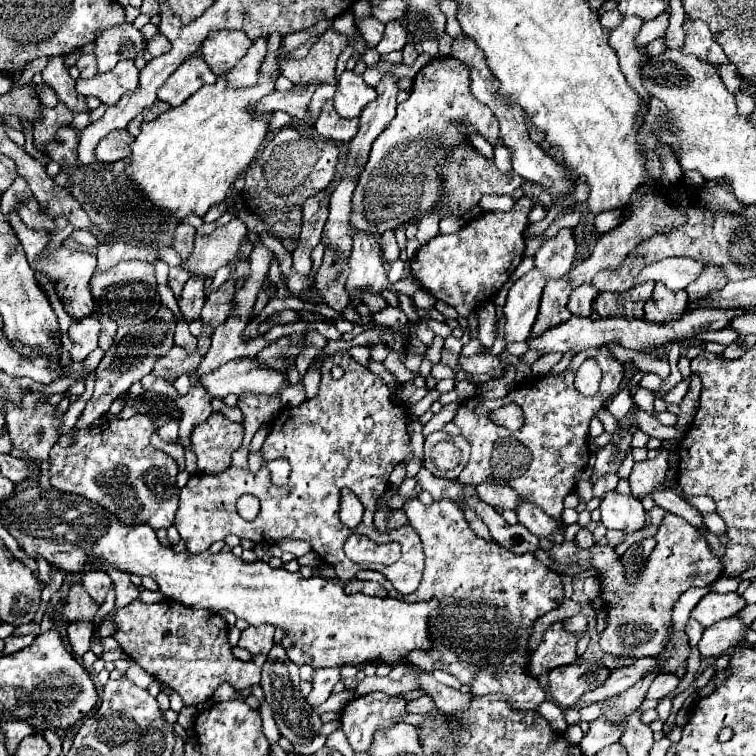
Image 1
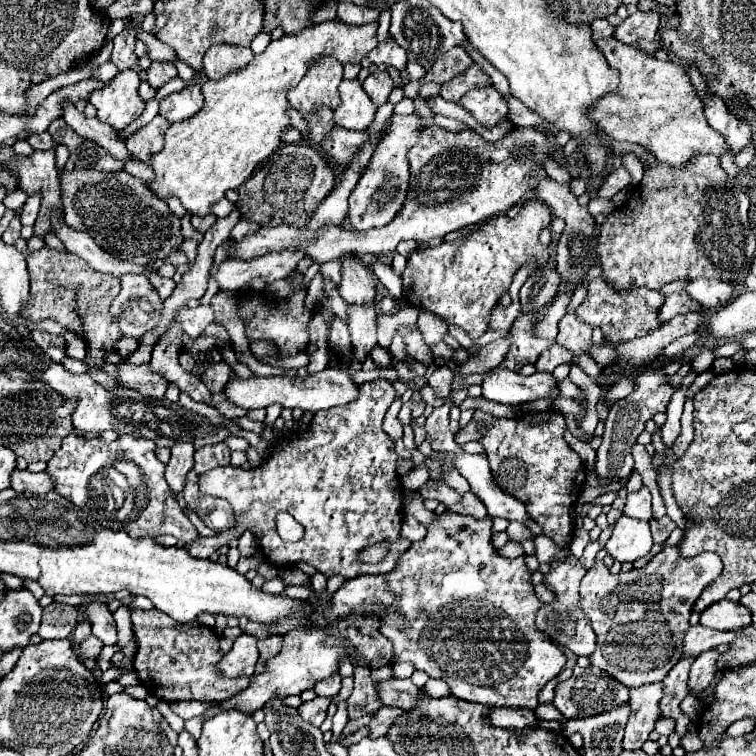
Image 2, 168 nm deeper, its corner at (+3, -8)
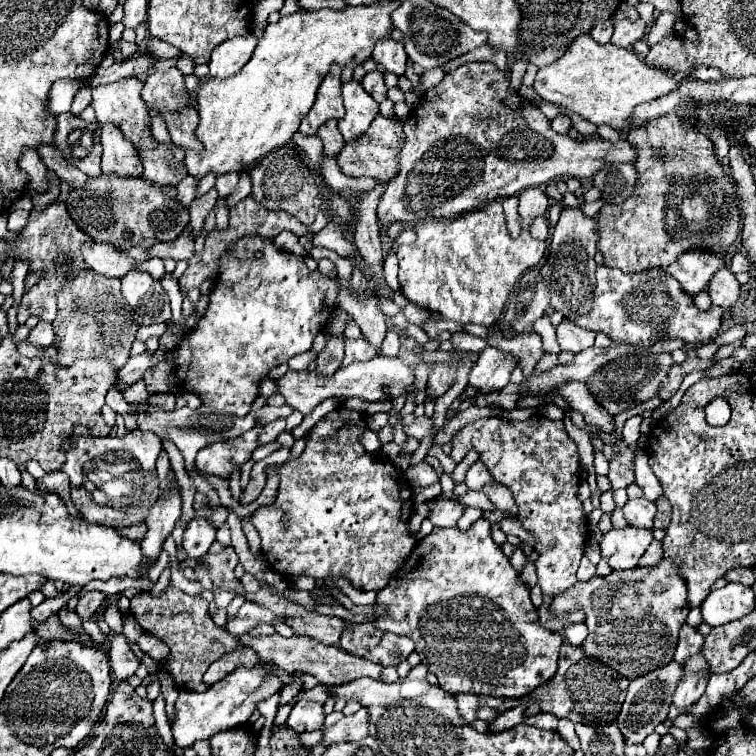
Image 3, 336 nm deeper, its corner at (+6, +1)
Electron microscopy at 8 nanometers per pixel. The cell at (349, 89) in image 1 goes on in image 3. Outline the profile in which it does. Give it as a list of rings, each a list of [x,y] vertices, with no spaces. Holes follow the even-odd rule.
[[[347,81],[341,89],[345,101],[345,115],[339,119],[339,131],[343,133],[345,141],[353,141],[369,129],[371,121],[379,113],[379,105],[359,81]]]

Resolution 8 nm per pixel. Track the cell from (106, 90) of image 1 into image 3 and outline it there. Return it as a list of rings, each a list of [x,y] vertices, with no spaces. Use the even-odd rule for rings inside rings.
[[[127,77],[123,81],[115,81],[115,83],[109,83],[109,85],[101,85],[101,87],[95,87],[93,89],[93,103],[91,107],[95,109],[97,113],[97,121],[99,123],[117,123],[123,131],[123,135],[133,141],[135,147],[143,149],[143,147],[151,147],[155,145],[155,139],[151,135],[151,129],[149,129],[149,113],[147,113],[147,105],[143,103],[141,99],[141,89],[143,89],[143,81],[137,79],[137,77]]]

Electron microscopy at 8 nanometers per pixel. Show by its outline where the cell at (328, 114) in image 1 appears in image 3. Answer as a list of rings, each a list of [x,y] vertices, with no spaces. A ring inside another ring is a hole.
[[[377,115],[371,127],[357,139],[345,141],[337,155],[337,163],[347,177],[373,177],[377,181],[389,181],[397,173],[397,153],[403,147],[403,125]]]

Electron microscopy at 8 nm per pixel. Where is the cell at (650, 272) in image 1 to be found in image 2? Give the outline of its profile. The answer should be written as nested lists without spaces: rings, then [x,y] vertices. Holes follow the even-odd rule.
[[[694,278],[686,286],[686,292],[694,300],[698,300],[702,304],[702,308],[714,310],[718,306],[724,306],[724,302],[732,300],[734,286],[720,278]]]

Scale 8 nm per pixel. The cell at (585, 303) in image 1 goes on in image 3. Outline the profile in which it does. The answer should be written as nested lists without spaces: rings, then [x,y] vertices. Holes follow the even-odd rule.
[[[563,319],[557,325],[557,343],[561,347],[561,351],[573,351],[579,353],[587,347],[591,347],[595,341],[595,333],[583,327],[577,327],[575,323]]]

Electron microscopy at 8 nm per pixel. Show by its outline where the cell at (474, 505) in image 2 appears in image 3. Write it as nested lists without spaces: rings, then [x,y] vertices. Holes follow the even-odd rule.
[[[439,499],[437,503],[431,505],[429,509],[429,519],[433,525],[437,527],[453,527],[457,525],[459,517],[463,515],[463,503],[455,501],[455,499]]]

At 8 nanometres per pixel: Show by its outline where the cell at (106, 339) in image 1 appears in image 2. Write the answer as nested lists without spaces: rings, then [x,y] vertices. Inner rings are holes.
[[[122,338],[114,348],[116,348],[116,352],[120,356],[128,356],[128,354],[132,354],[138,348],[138,340],[134,340],[134,338]]]

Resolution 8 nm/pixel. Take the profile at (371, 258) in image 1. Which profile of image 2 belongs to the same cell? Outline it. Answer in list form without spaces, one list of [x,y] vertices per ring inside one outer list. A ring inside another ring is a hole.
[[[348,306],[348,330],[352,334],[354,356],[364,362],[376,342],[376,306]]]

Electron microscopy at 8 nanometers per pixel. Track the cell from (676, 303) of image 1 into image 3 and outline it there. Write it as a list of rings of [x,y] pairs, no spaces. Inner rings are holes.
[[[691,251],[679,257],[675,265],[669,265],[667,273],[679,281],[681,289],[689,297],[695,297],[699,291],[703,291],[703,287],[707,287],[711,273],[715,273],[715,269],[721,269],[721,267],[725,267],[725,261],[719,261],[719,257]]]

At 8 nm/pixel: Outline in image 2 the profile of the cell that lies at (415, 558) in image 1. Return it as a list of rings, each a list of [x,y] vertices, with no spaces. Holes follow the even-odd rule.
[[[376,379],[372,382],[364,383],[362,384],[362,388],[360,388],[360,396],[358,396],[358,400],[354,400],[354,402],[350,402],[350,404],[346,404],[346,406],[336,406],[336,408],[322,410],[322,412],[314,414],[312,428],[310,428],[310,432],[306,432],[304,436],[284,436],[284,438],[282,438],[282,442],[274,446],[272,458],[270,458],[270,460],[266,460],[266,462],[262,462],[262,464],[260,464],[260,468],[254,468],[254,470],[248,470],[247,472],[246,470],[242,470],[242,468],[228,465],[218,467],[218,470],[210,470],[210,472],[206,472],[206,474],[200,474],[200,476],[198,476],[200,492],[202,492],[202,494],[210,494],[210,496],[218,496],[218,498],[228,500],[228,502],[230,502],[230,506],[234,508],[236,528],[226,530],[226,532],[220,532],[220,534],[216,534],[214,538],[202,538],[202,536],[200,536],[194,544],[186,546],[188,554],[192,554],[194,558],[208,558],[208,556],[210,556],[210,554],[214,554],[220,546],[228,544],[230,540],[238,540],[238,538],[242,536],[242,532],[244,532],[244,530],[250,530],[250,532],[258,538],[258,544],[262,546],[262,552],[264,552],[264,556],[268,558],[268,562],[270,562],[270,564],[274,564],[274,566],[280,566],[280,568],[290,568],[290,566],[294,566],[294,564],[298,564],[298,562],[306,562],[306,564],[310,564],[310,566],[314,566],[318,572],[322,572],[324,576],[342,574],[344,578],[356,578],[356,576],[360,576],[360,574],[388,574],[388,572],[396,566],[398,556],[400,556],[402,552],[406,552],[406,550],[410,548],[410,544],[412,544],[410,540],[402,540],[402,542],[400,542],[400,526],[402,526],[402,498],[404,498],[404,492],[402,492],[402,486],[400,486],[400,480],[398,480],[398,474],[396,474],[398,454],[396,454],[396,450],[394,450],[394,440],[392,440],[384,430],[382,430],[382,422],[384,422],[385,414],[395,399],[396,390],[389,380]],[[282,510],[286,510],[288,514],[292,514],[292,516],[294,516],[294,518],[304,526],[304,538],[302,538],[300,542],[284,542],[284,540],[278,536],[274,518],[276,518],[276,514],[278,514],[278,512],[282,512]],[[382,540],[388,540],[388,542],[390,542],[390,544],[388,544],[388,554],[386,554],[386,558],[384,558],[382,562],[378,562],[378,564],[364,564],[364,562],[360,562],[360,560],[358,560],[358,552],[360,552],[360,550],[364,550],[364,548],[368,548],[368,546],[372,546],[372,544],[376,544],[376,542],[382,542]]]

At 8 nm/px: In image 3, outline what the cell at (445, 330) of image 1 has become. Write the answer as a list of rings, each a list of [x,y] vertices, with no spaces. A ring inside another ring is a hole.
[[[387,331],[381,353],[383,355],[397,355],[397,351],[399,351],[399,335],[395,331]]]

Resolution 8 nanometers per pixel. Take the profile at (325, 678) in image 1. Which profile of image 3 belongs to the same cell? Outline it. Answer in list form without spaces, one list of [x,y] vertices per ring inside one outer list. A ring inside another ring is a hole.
[[[299,699],[287,719],[287,725],[291,725],[291,729],[299,729],[299,733],[303,731],[315,731],[323,727],[323,703],[315,703],[309,699]]]

